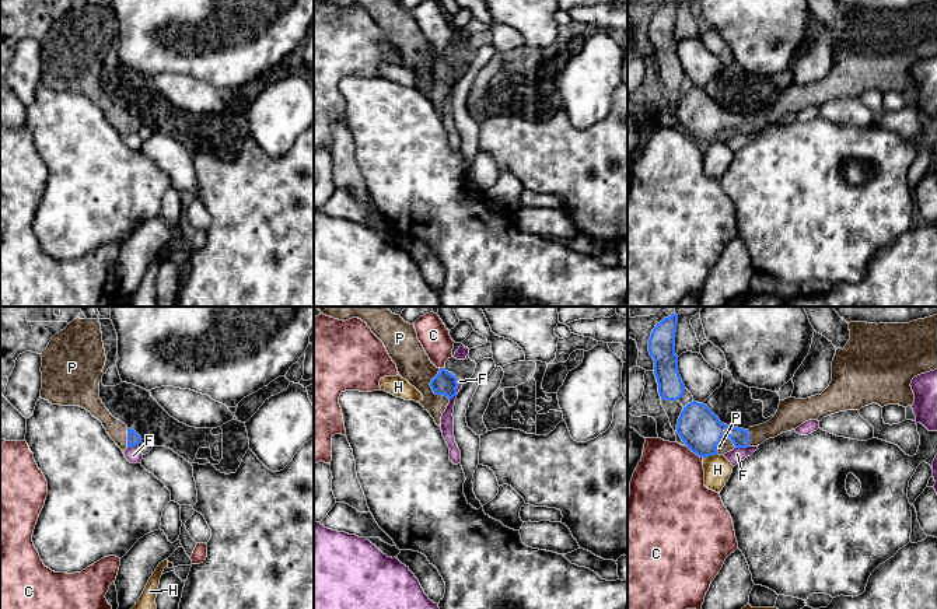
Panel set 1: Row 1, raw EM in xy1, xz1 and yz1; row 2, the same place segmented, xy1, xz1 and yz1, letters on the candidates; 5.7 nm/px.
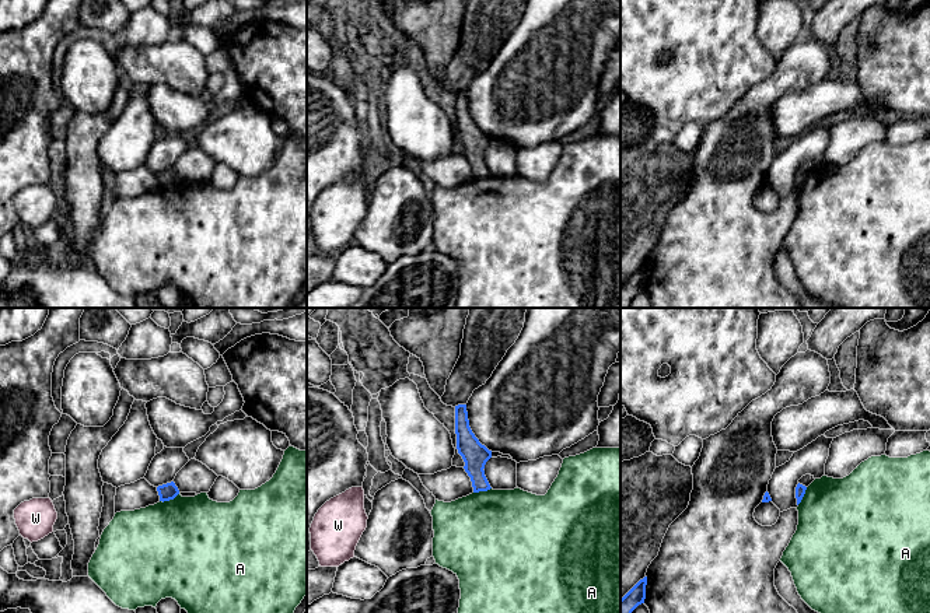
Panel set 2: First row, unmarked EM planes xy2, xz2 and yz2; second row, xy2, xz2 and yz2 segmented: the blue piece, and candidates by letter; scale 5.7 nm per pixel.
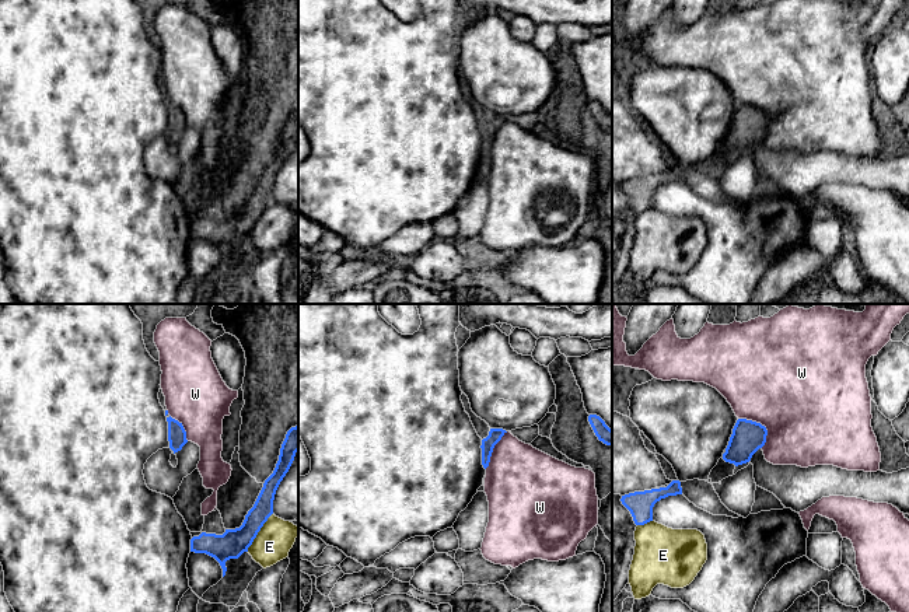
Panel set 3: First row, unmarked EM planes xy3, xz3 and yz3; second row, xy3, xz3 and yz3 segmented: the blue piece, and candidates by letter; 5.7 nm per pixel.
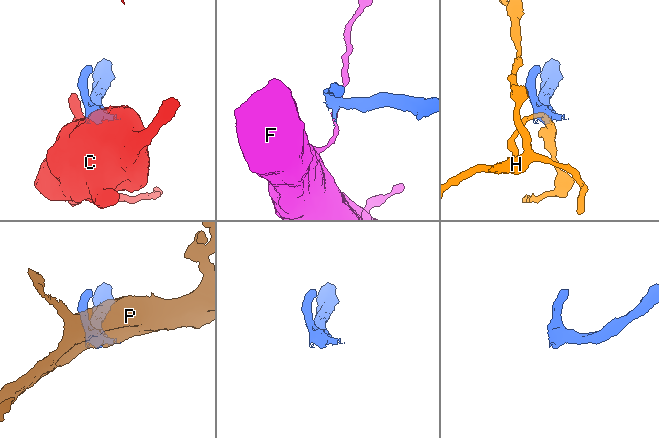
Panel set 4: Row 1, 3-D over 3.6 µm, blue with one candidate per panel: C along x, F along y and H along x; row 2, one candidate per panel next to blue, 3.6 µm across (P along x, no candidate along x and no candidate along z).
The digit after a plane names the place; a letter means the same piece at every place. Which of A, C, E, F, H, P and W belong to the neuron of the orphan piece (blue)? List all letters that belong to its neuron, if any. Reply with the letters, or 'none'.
P

